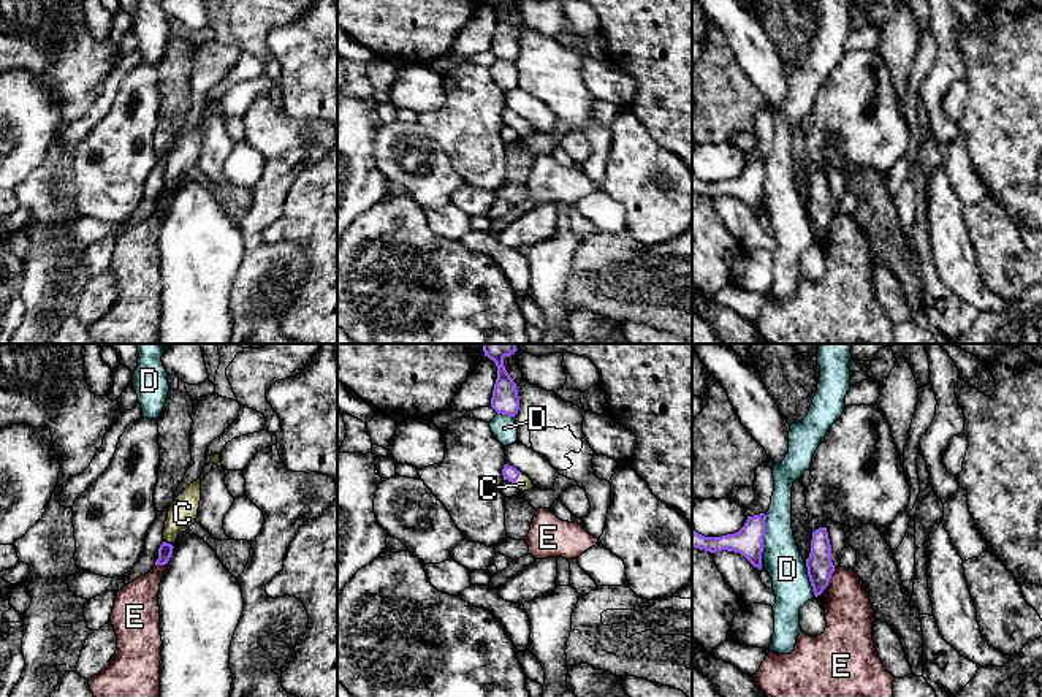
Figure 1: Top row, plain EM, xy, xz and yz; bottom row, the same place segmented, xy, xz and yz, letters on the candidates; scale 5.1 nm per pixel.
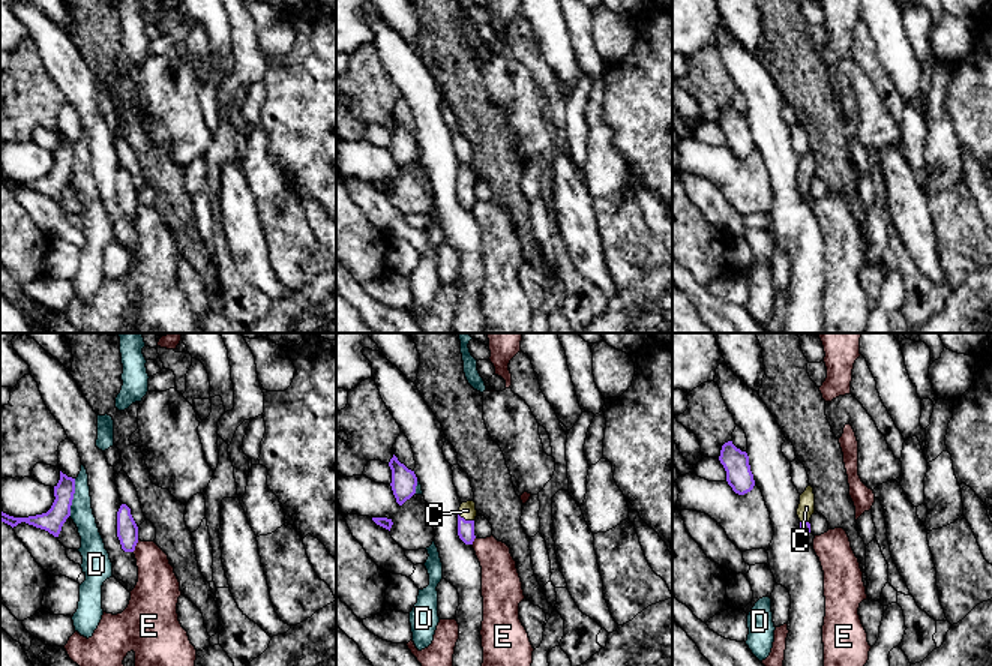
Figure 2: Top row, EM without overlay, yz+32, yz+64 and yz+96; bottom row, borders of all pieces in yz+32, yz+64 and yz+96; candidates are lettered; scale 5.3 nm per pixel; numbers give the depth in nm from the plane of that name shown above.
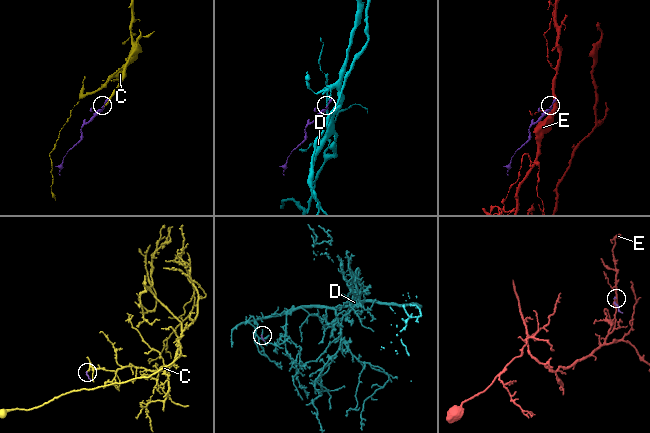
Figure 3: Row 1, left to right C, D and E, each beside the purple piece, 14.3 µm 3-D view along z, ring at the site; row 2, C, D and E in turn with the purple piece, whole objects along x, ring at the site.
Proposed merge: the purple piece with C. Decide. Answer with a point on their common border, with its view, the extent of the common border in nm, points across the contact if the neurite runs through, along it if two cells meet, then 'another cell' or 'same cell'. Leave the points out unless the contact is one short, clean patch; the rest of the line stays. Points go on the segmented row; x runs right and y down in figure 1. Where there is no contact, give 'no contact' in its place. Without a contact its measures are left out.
meets purple in xz at (518, 477); contact 70 nm long; runs through xz (512, 474), (518, 477), (523, 483); same cell

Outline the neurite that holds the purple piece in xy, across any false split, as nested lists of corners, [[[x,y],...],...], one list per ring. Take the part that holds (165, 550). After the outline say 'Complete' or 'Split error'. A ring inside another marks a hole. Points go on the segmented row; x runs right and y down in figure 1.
[[[201,475],[196,482],[190,483],[171,504],[165,521],[165,542],[158,548],[158,559],[155,561],[155,566],[168,564],[174,548],[173,543],[177,540],[177,535],[196,523],[200,501]]]. Split error

